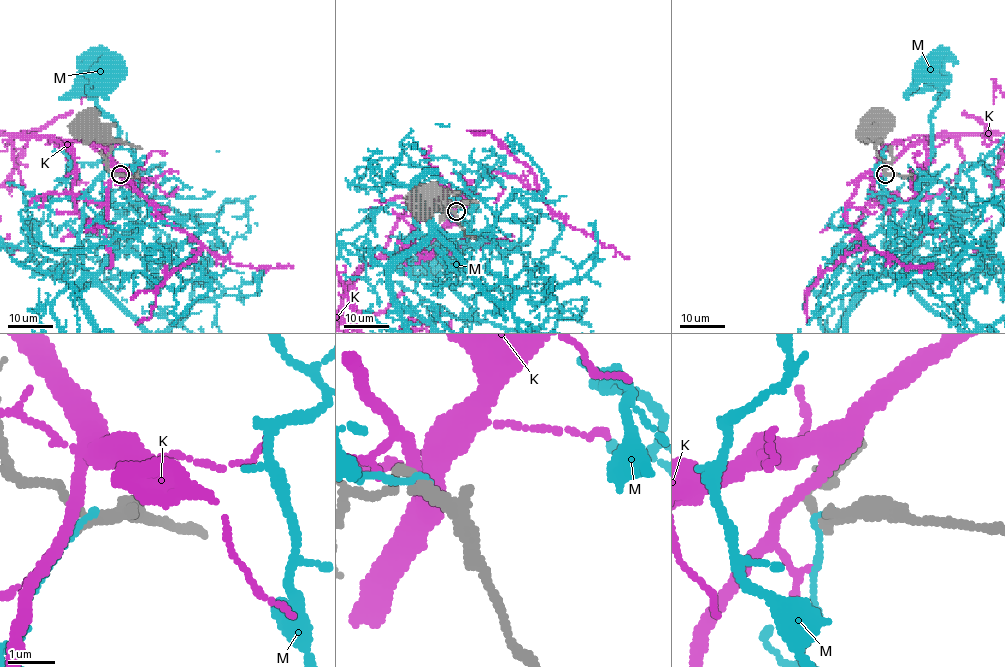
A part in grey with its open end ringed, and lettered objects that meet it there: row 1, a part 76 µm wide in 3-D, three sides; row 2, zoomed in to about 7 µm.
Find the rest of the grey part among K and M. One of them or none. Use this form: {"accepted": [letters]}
{"accepted": []}

